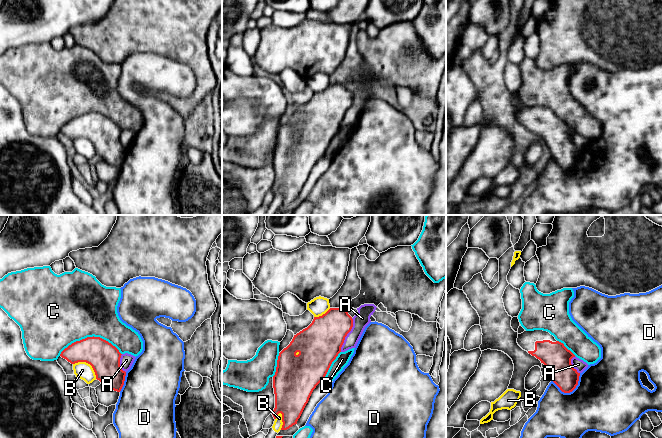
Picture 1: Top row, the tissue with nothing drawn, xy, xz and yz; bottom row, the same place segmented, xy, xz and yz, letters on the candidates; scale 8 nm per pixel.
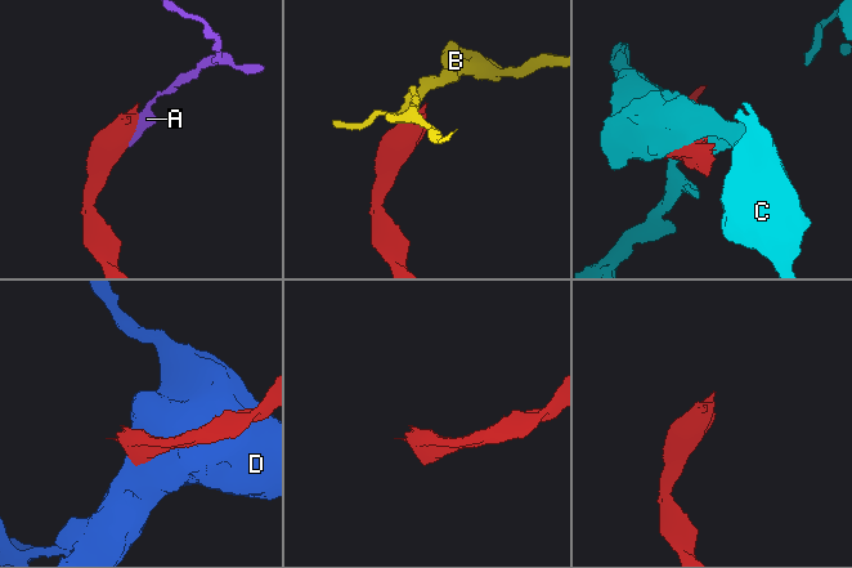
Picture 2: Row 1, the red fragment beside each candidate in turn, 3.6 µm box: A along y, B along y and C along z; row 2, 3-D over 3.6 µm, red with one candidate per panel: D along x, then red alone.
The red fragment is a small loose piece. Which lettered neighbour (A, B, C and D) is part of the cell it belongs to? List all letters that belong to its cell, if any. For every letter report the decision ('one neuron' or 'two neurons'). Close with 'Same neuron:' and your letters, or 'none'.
A: two neurons
B: two neurons
C: two neurons
D: two neurons
Same neuron: none

